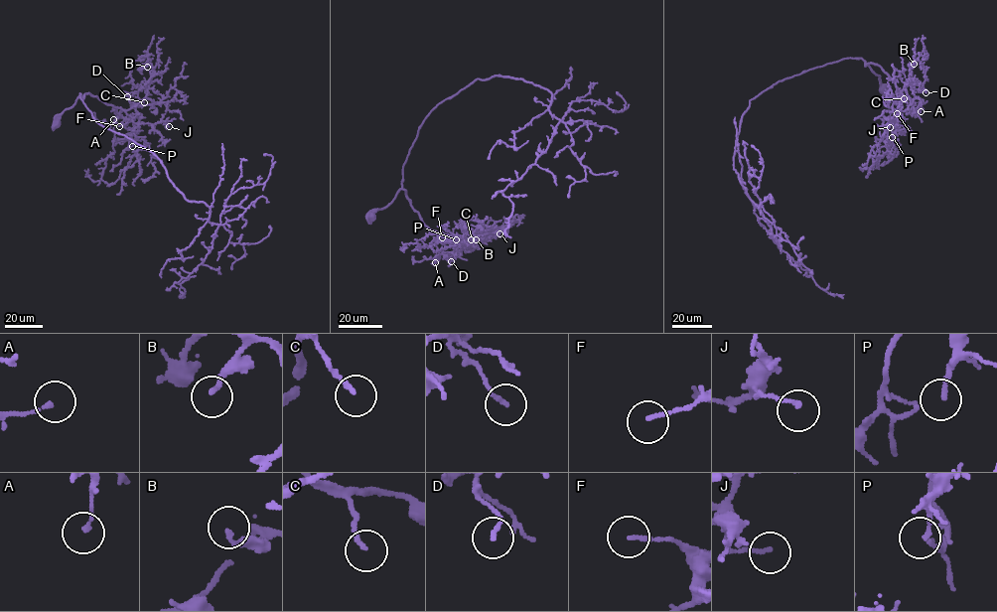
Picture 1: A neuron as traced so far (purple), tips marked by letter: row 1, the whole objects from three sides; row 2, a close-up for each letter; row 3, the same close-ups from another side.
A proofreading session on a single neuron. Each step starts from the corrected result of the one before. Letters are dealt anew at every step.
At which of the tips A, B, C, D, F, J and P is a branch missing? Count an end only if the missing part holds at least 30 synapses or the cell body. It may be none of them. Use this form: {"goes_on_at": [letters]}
{"goes_on_at": ["C"]}

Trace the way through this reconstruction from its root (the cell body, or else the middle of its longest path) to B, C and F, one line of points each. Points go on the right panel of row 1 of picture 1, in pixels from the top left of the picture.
B: (883, 87), (865, 62), (887, 74), (902, 100), (914, 64)
C: (883, 87), (879, 76), (865, 62), (865, 65), (879, 66), (893, 79), (902, 100), (900, 94), (904, 98)
F: (883, 87), (879, 76), (865, 62), (865, 65), (879, 66), (897, 86), (902, 95), (897, 113)

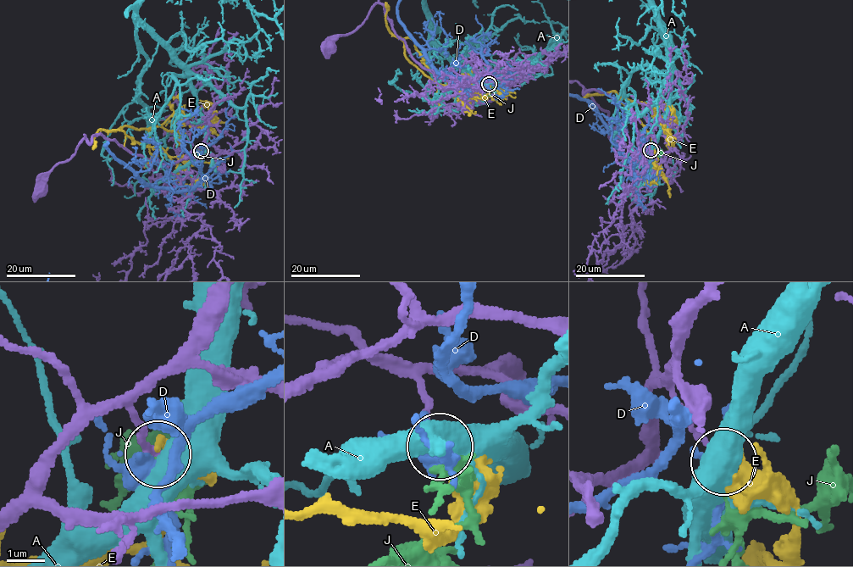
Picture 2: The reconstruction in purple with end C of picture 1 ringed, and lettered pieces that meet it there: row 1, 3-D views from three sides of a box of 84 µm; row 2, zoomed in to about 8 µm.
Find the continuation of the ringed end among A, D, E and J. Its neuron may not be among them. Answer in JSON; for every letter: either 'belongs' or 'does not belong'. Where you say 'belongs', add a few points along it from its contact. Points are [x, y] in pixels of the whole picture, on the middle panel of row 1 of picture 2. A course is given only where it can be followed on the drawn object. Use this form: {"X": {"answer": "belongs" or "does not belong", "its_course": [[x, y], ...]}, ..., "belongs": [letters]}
{"A": {"answer": "does not belong"}, "D": {"answer": "does not belong"}, "E": {"answer": "does not belong"}, "J": {"answer": "belongs", "its_course": [[489, 84], [490, 91], [479, 96]]}, "belongs": ["J"]}

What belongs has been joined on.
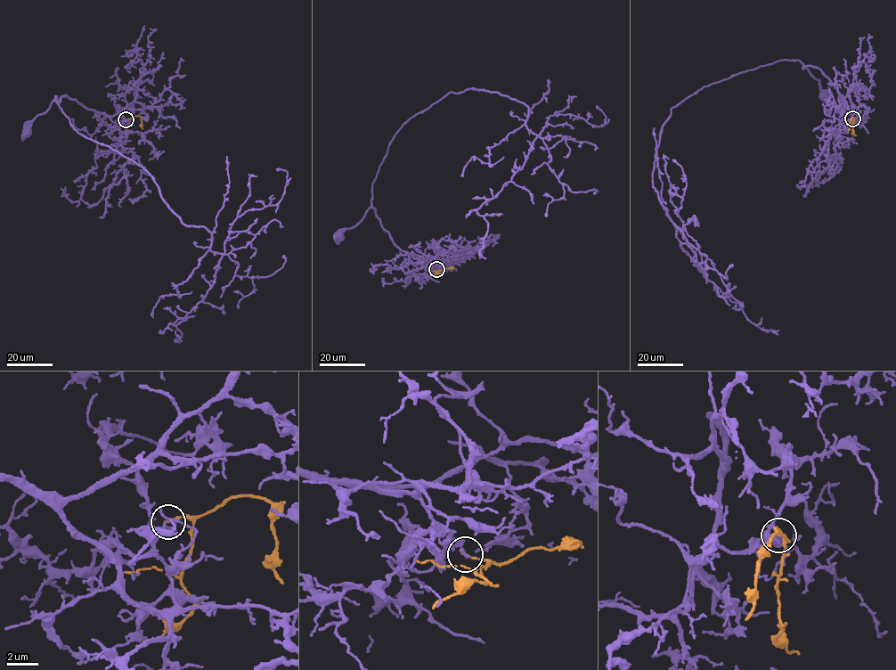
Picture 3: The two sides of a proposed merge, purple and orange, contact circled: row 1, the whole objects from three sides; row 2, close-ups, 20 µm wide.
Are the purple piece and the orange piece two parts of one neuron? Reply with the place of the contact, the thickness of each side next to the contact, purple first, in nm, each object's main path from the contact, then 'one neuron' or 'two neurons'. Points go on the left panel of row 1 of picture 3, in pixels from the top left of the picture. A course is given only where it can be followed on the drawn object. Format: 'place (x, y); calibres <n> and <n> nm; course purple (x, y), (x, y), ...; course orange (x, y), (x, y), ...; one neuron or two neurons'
place (126, 119); calibres 170 and 150 nm; course purple (126, 119), (118, 125), (102, 114), (65, 96), (59, 101), (55, 98), (49, 109), (33, 120), (27, 131); course orange (126, 119), (140, 116), (142, 128); two neurons

